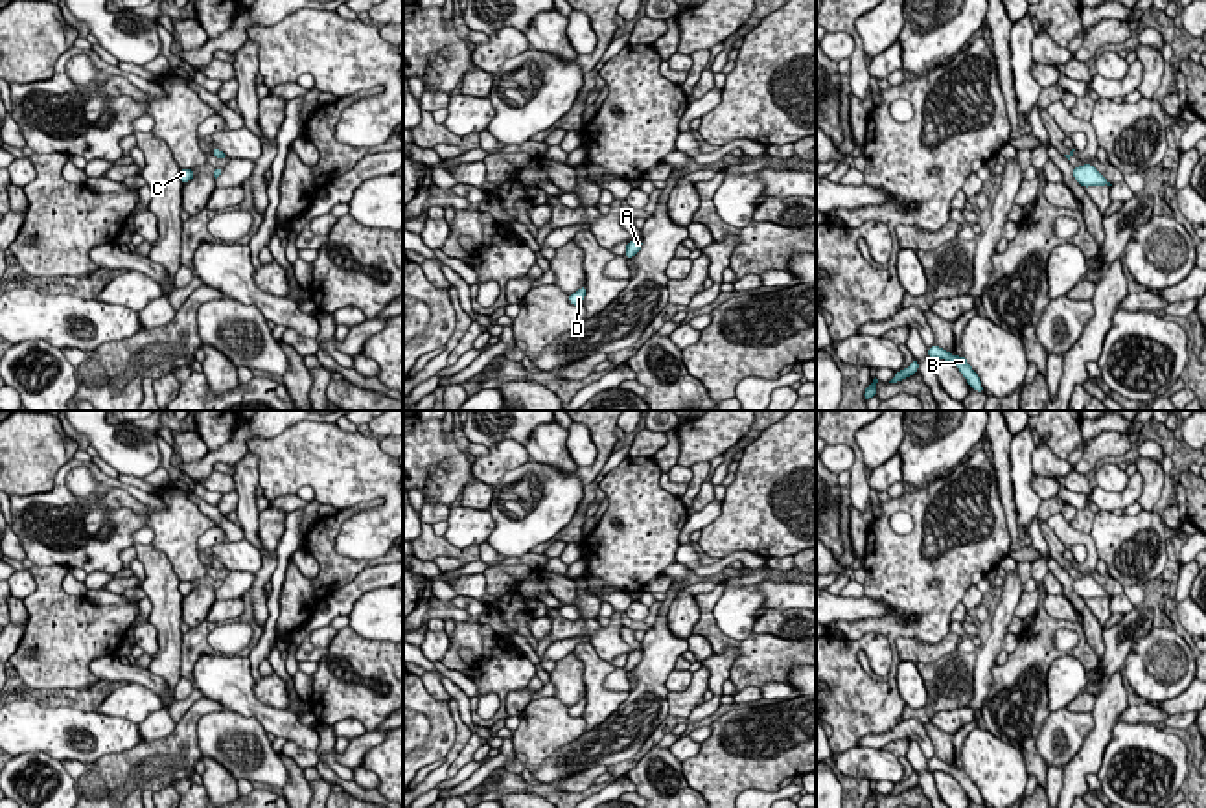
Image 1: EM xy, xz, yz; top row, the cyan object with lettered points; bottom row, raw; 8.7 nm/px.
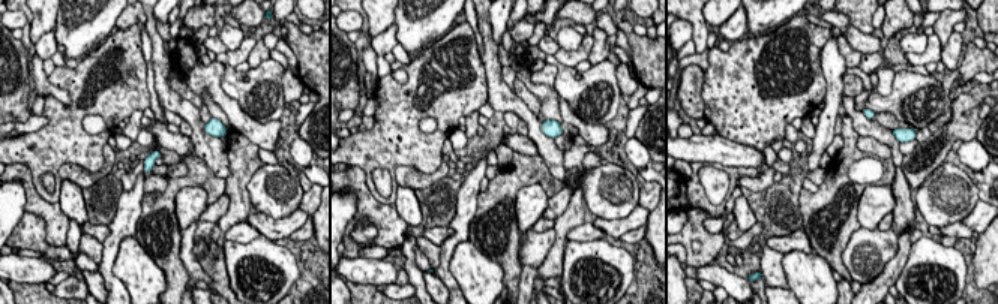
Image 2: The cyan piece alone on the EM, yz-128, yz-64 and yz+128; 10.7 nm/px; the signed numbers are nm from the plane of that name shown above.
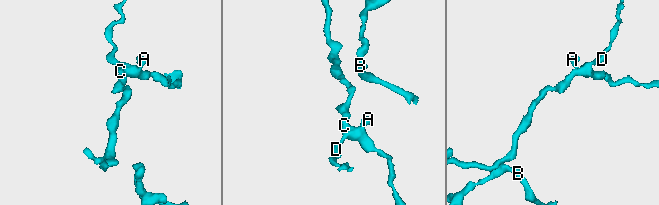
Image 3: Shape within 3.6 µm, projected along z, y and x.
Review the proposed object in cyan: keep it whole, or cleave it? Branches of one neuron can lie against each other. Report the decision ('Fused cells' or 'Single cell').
Single cell

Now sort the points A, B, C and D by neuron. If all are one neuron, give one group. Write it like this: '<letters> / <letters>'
A B C D

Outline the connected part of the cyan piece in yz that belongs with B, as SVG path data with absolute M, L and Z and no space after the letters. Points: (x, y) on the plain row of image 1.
M933 756L928 760L928 769L930 769L930 773L933 773L933 771L950 773L952 777L956 777L959 780L959 784L963 786L963 790L967 791L970 801L974 801L976 804L985 804L978 786L972 782L972 779L967 775L967 771L963 768L961 769L952 768L950 764Z

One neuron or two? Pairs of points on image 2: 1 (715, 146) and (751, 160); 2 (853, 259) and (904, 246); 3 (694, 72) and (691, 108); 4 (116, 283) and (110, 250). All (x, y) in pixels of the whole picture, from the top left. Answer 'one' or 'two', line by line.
1: one
2: two
3: one
4: one

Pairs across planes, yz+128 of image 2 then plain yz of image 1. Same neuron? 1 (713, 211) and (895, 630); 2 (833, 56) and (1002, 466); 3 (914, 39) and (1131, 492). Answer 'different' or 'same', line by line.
1: same
2: different
3: different

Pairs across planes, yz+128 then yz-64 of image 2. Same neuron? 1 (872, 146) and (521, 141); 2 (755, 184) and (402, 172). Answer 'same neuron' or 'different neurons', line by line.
1: same neuron
2: same neuron

